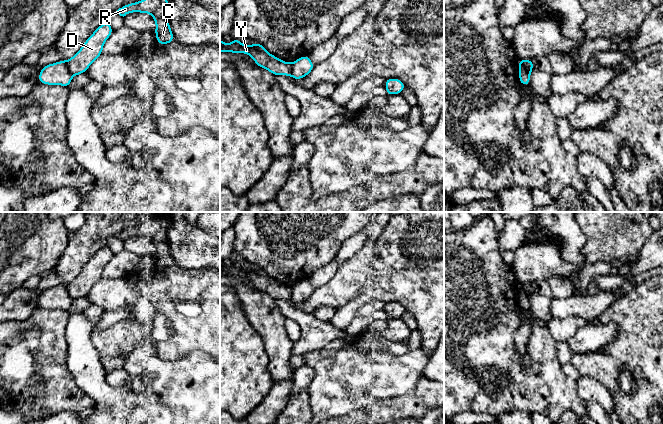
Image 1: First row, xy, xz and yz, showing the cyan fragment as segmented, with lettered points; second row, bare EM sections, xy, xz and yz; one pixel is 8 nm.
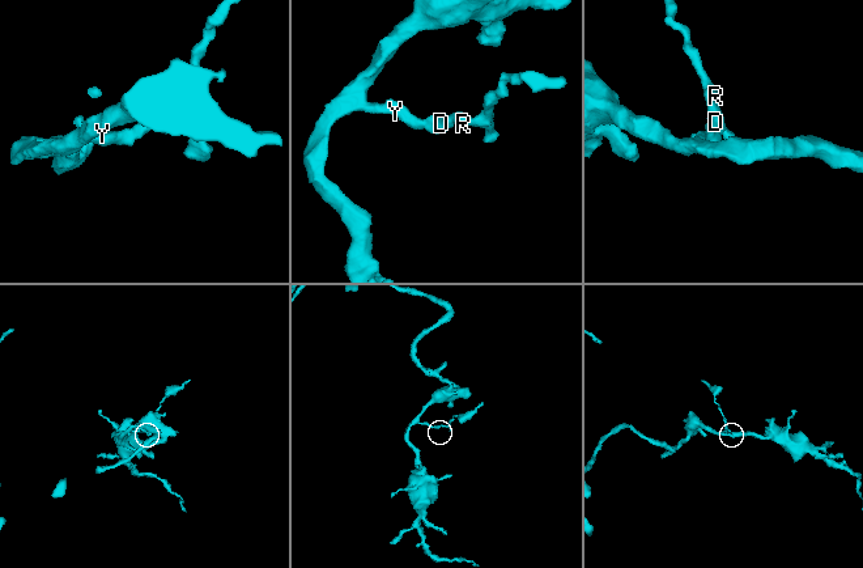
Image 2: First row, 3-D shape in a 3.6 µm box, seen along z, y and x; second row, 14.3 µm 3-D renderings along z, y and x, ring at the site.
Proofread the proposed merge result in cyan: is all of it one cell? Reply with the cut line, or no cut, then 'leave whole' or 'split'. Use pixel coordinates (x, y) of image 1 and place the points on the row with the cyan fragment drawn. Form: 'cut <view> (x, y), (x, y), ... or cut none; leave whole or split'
cut xy (65, 61), (72, 75); split

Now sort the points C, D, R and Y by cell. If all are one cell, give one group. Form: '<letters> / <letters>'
C D R / Y

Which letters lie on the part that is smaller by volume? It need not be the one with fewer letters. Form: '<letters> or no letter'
C, D, R

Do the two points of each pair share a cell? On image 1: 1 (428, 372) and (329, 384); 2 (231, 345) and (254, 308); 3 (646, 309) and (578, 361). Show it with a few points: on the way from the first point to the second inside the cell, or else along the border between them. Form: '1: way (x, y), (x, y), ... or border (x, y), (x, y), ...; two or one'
1: border (431, 354), (423, 374), (433, 381); two
2: border (238, 297), (245, 317), (262, 337); two
3: way (639, 330), (609, 361), (599, 361); one

